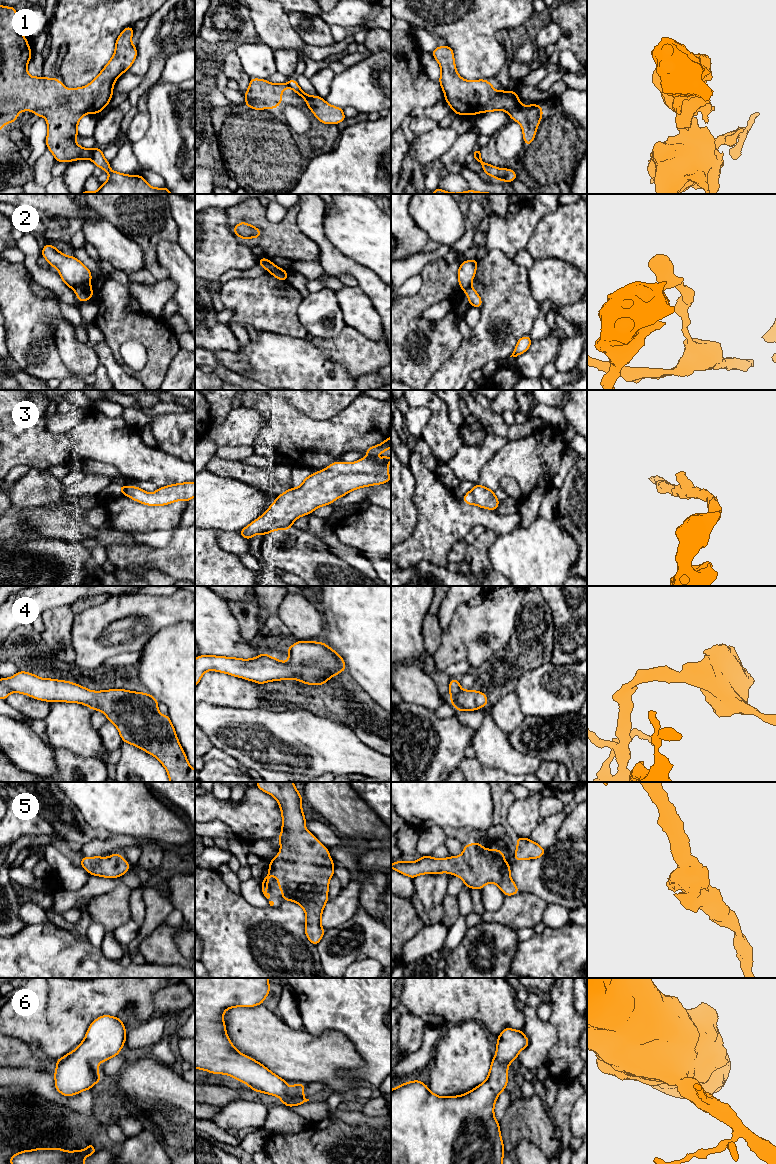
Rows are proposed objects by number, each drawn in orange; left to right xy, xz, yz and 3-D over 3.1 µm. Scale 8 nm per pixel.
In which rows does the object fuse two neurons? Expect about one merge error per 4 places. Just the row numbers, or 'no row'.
1, 2

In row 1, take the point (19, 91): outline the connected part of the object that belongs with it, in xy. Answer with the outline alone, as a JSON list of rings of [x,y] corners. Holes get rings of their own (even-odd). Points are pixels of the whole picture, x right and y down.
[[[0,5],[0,132],[6,123],[16,122],[21,111],[32,111],[37,117],[47,116],[48,133],[46,146],[56,162],[71,162],[78,159],[92,159],[94,149],[79,146],[74,139],[79,136],[77,125],[80,119],[89,113],[99,114],[111,100],[113,86],[118,77],[129,70],[137,57],[137,49],[131,43],[134,33],[132,26],[126,27],[115,43],[115,52],[88,85],[67,90],[58,78],[32,77],[27,72],[27,64],[32,57],[29,43],[17,25],[17,9]]]

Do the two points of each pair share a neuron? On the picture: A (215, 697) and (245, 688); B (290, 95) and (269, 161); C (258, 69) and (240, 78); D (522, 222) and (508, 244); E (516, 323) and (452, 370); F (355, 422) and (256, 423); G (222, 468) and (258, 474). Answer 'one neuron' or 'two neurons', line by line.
A: one neuron
B: one neuron
C: two neurons
D: one neuron
E: one neuron
F: two neurons
G: one neuron

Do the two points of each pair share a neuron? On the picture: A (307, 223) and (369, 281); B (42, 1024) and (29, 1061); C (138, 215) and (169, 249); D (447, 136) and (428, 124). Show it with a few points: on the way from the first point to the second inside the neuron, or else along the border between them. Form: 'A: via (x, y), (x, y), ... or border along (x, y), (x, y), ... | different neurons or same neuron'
A: via (321, 240), (345, 266), (352, 268) | same neuron
B: border along (12, 1037), (22, 1040), (34, 1048) | different neurons
C: border along (177, 241), (161, 240), (158, 243), (158, 264) | different neurons
D: border along (438, 125), (415, 137) | different neurons

